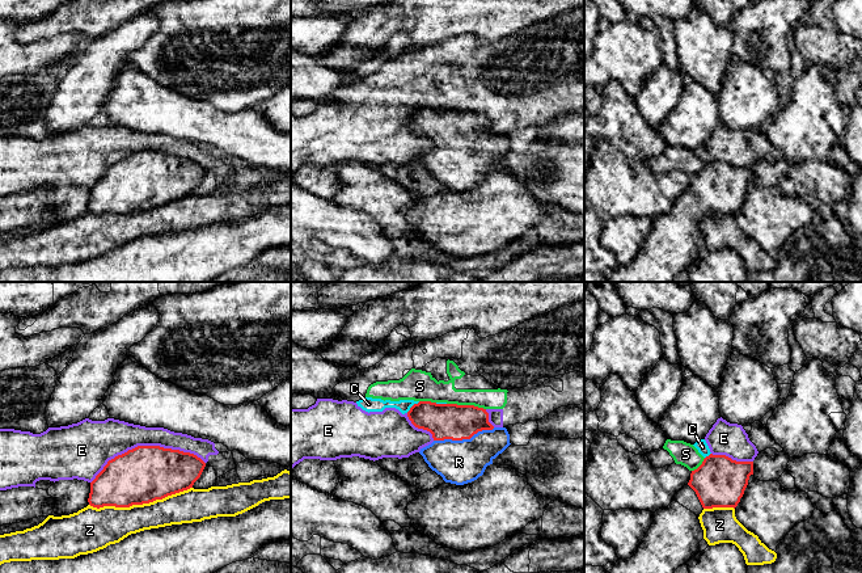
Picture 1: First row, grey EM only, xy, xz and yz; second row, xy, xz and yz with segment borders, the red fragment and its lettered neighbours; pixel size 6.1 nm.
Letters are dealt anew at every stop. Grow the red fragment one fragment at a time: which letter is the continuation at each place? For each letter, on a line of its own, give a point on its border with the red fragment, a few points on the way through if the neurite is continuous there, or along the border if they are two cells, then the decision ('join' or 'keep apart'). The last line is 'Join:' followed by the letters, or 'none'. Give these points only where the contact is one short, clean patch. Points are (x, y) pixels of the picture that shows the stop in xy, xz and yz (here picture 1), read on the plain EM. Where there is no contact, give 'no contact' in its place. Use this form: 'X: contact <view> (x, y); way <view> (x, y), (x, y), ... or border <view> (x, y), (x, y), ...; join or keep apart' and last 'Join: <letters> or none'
C: contact xz (413, 112); border xz (419, 108), (406, 118); keep apart
E: contact xy (146, 152); keep apart
R: contact xz (464, 144); join
S: contact xz (467, 112); keep apart
Z: contact xy (140, 210); keep apart
Join: R

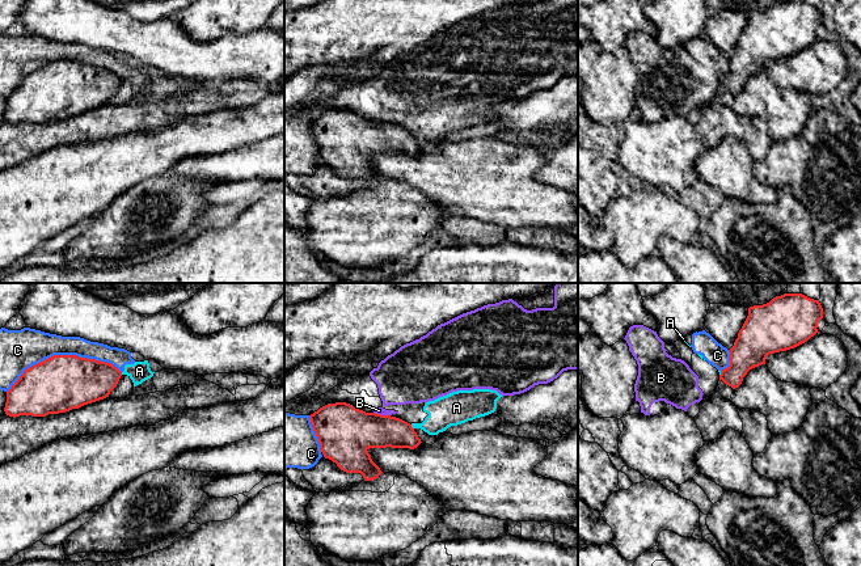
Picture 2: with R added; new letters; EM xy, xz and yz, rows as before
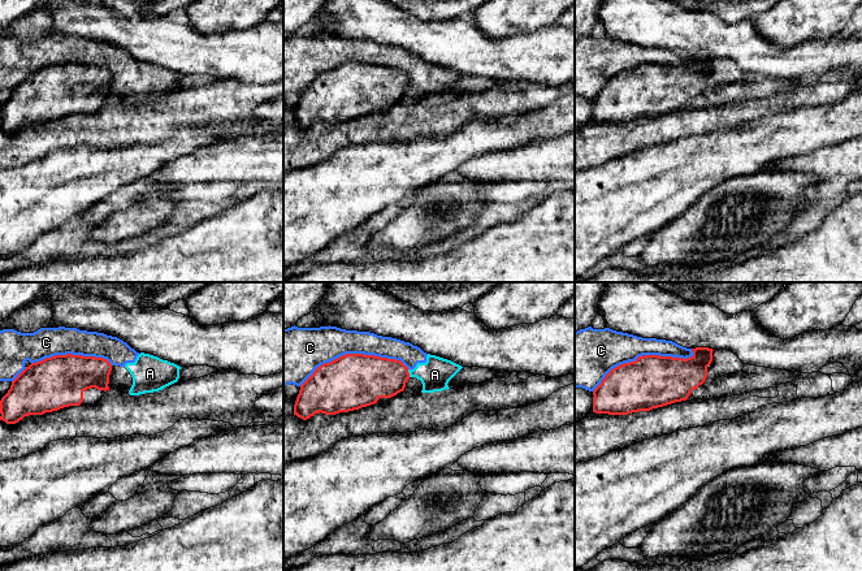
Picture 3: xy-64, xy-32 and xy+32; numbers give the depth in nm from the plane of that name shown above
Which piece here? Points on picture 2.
A: contact xz (412, 134); border xz (410, 131), (413, 135); keep apart
B: contact xz (382, 122); border xz (374, 118), (389, 122); keep apart
C: contact xy (62, 62); keep apart
Join: none

